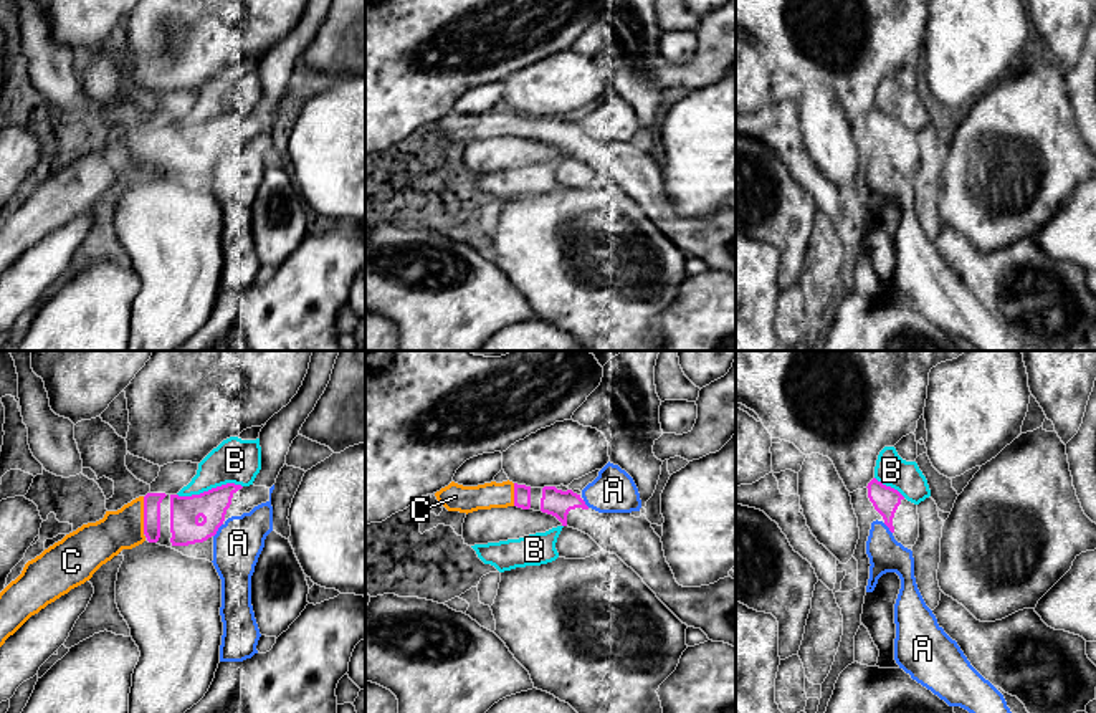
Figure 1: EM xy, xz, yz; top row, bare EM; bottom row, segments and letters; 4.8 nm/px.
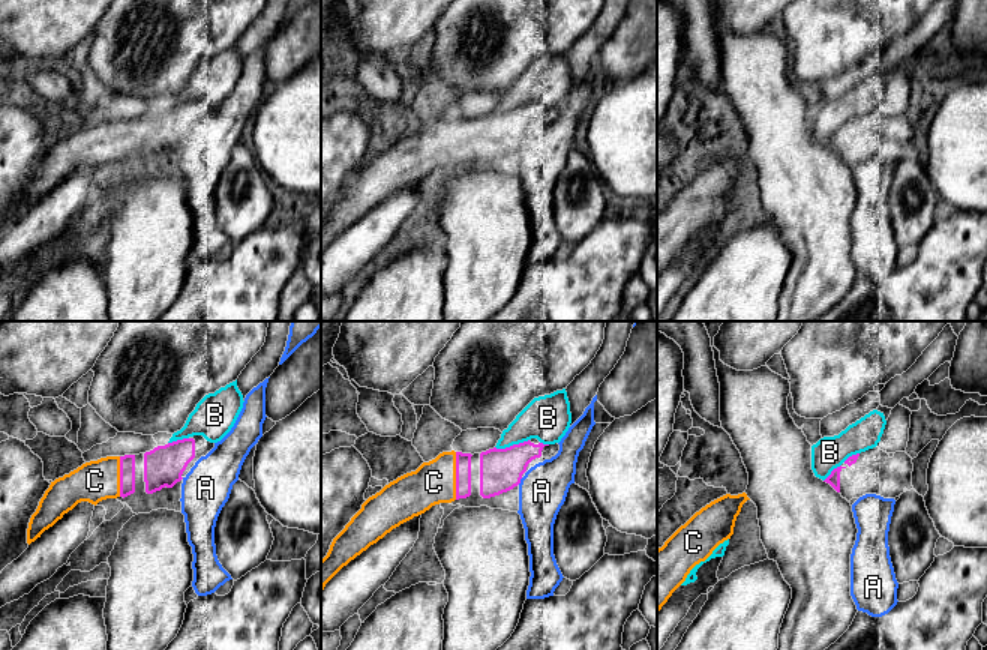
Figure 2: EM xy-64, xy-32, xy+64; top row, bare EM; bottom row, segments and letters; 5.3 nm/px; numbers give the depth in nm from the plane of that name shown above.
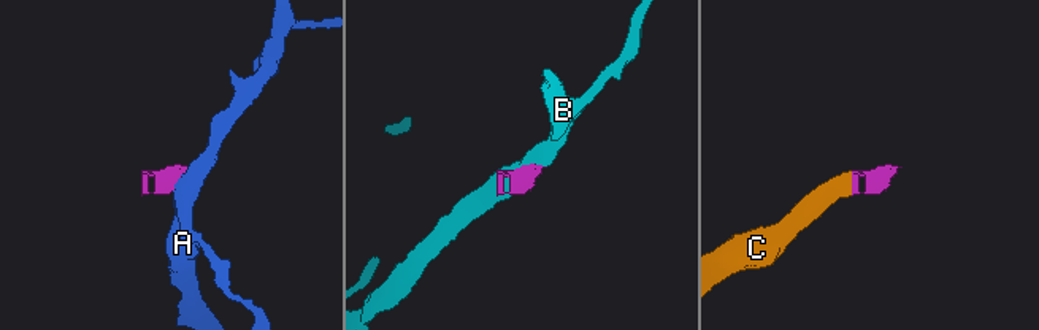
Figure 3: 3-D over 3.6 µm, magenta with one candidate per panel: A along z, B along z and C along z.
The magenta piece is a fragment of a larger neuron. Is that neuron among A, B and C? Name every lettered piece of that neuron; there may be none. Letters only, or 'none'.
C

